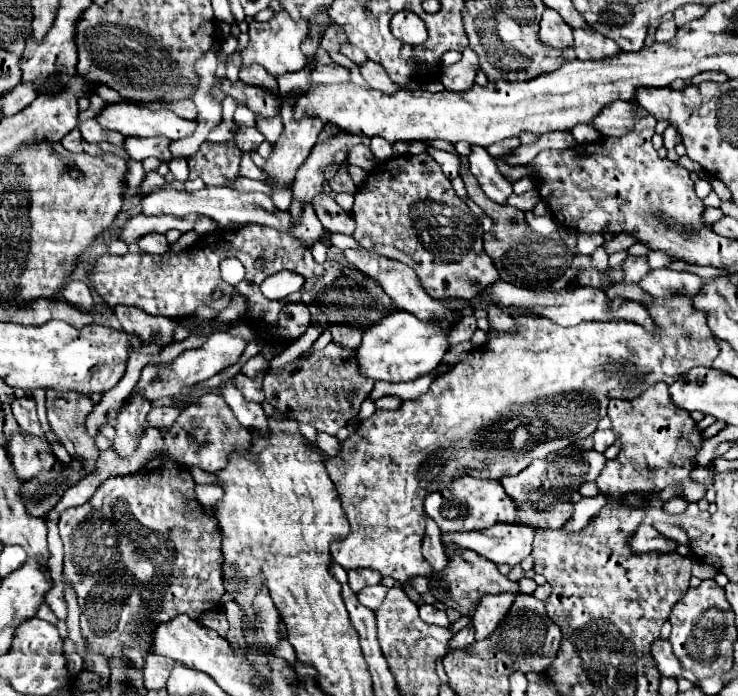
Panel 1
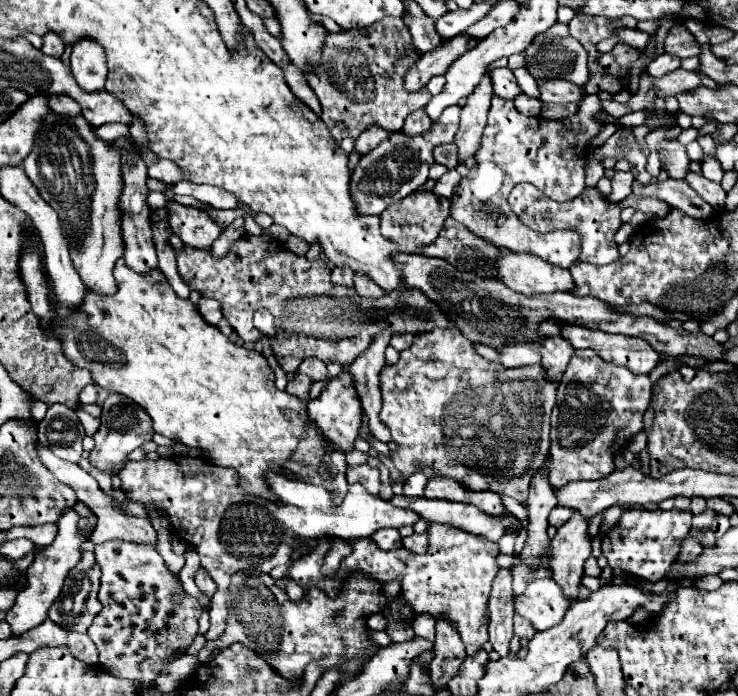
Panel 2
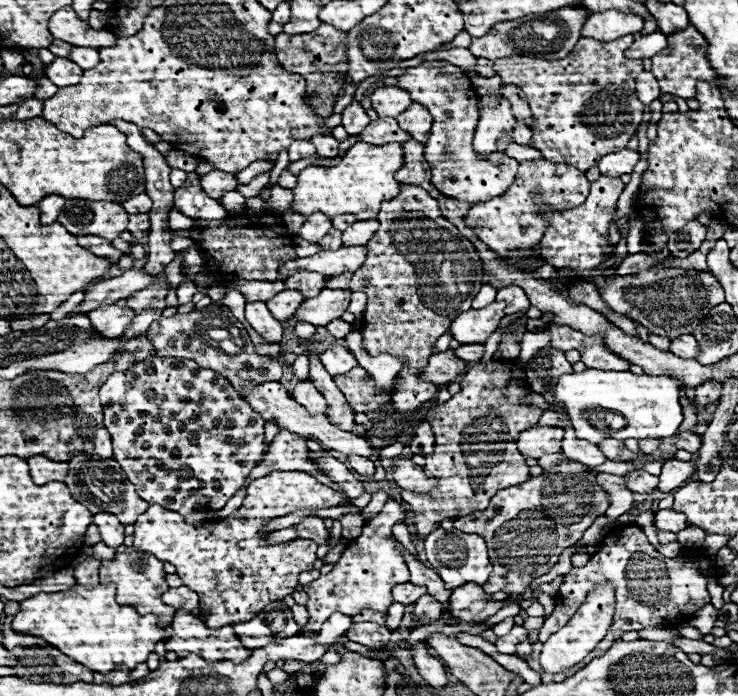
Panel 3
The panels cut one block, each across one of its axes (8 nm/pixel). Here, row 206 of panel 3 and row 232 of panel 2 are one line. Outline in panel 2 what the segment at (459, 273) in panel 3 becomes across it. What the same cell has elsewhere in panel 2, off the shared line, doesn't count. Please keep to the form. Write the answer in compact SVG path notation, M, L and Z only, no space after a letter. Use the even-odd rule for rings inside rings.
M416 192L402 198L396 206L388 206L380 214L382 236L398 244L398 252L404 254L422 254L422 246L428 246L436 240L438 232L444 226L444 220L450 216L450 200L436 196L434 192Z

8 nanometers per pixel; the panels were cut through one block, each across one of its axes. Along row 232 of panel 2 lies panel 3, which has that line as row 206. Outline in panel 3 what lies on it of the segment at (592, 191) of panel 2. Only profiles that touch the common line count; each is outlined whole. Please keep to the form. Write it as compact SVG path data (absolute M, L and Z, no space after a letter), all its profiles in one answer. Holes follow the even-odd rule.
M600 176L598 180L592 182L590 196L586 198L586 202L582 206L564 210L564 212L546 214L544 218L550 220L550 226L546 228L544 238L540 240L542 258L556 268L572 268L578 276L580 274L588 276L598 264L602 264L604 250L608 246L608 226L610 226L618 196L622 194L624 186L626 184L620 178Z

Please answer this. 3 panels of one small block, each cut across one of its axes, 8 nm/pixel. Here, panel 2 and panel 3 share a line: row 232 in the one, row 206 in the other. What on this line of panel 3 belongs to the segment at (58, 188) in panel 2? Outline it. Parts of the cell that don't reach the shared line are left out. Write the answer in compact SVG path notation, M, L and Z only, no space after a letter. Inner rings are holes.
M66 200L58 222L74 236L100 236L114 240L126 230L128 212L106 200Z

